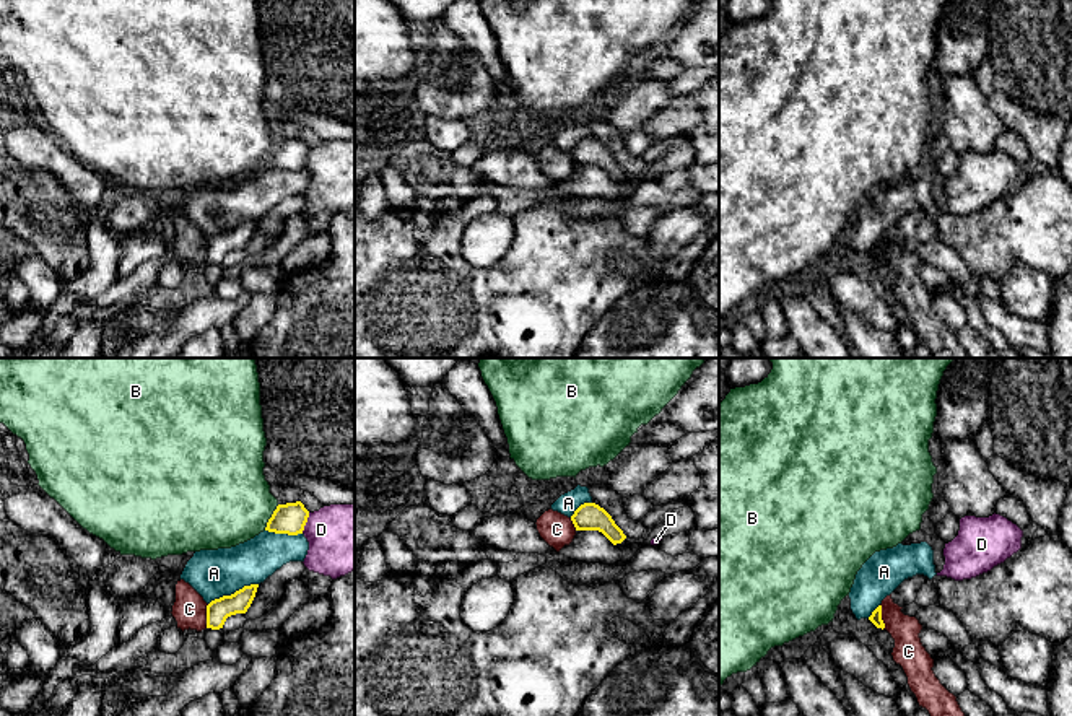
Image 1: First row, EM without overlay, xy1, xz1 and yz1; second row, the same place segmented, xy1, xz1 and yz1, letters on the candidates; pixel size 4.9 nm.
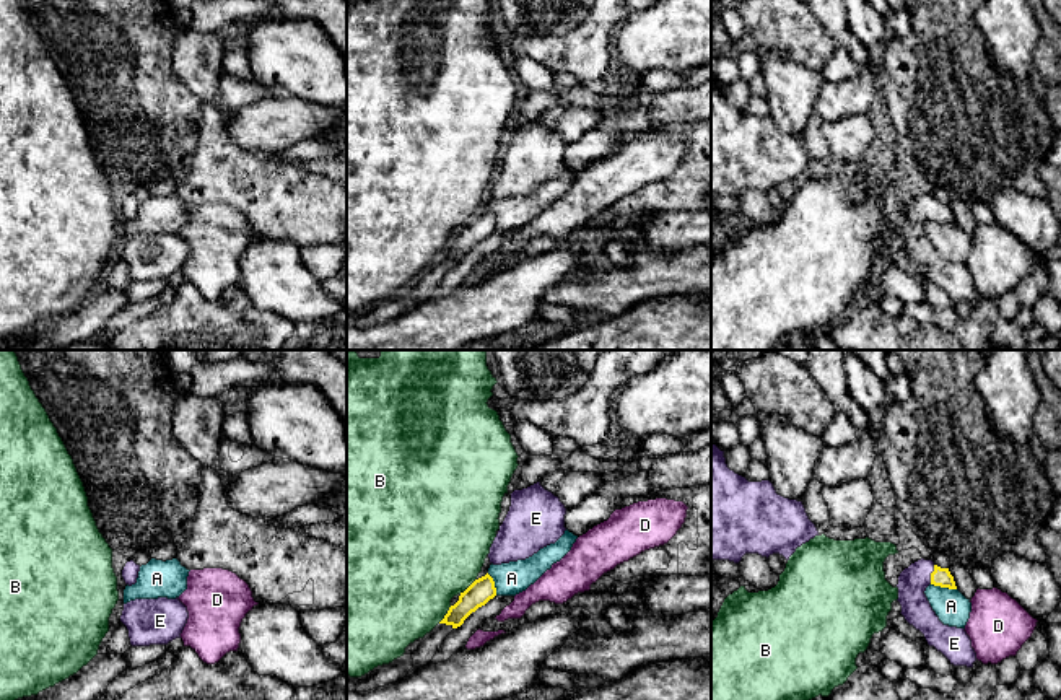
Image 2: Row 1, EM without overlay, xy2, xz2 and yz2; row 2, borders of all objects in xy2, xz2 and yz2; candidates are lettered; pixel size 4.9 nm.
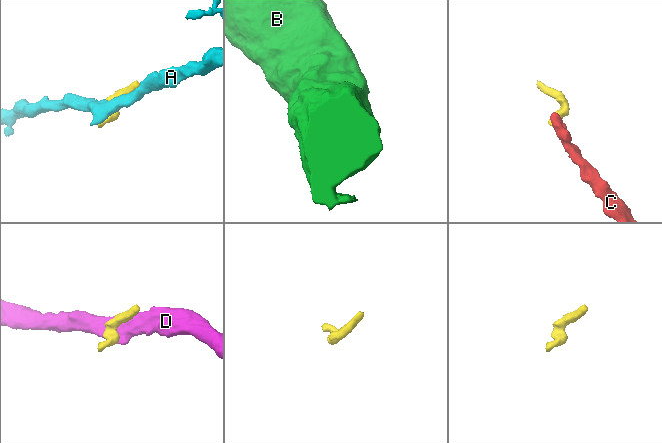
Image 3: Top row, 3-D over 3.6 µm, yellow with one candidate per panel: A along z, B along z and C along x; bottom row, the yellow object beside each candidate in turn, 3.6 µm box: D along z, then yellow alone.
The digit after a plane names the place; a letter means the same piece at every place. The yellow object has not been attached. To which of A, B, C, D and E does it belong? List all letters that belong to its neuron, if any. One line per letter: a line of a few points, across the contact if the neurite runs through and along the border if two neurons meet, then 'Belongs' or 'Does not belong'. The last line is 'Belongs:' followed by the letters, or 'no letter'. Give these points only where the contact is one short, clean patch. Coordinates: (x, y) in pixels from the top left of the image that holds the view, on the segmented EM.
A: Does not belong
B: Does not belong
C: Line: yz1 (880, 604), (884, 628). Does not belong
D: Does not belong
E: Line: yz2 (941, 577), (931, 575), (920, 575), (912, 583). Belongs
Belongs: E

